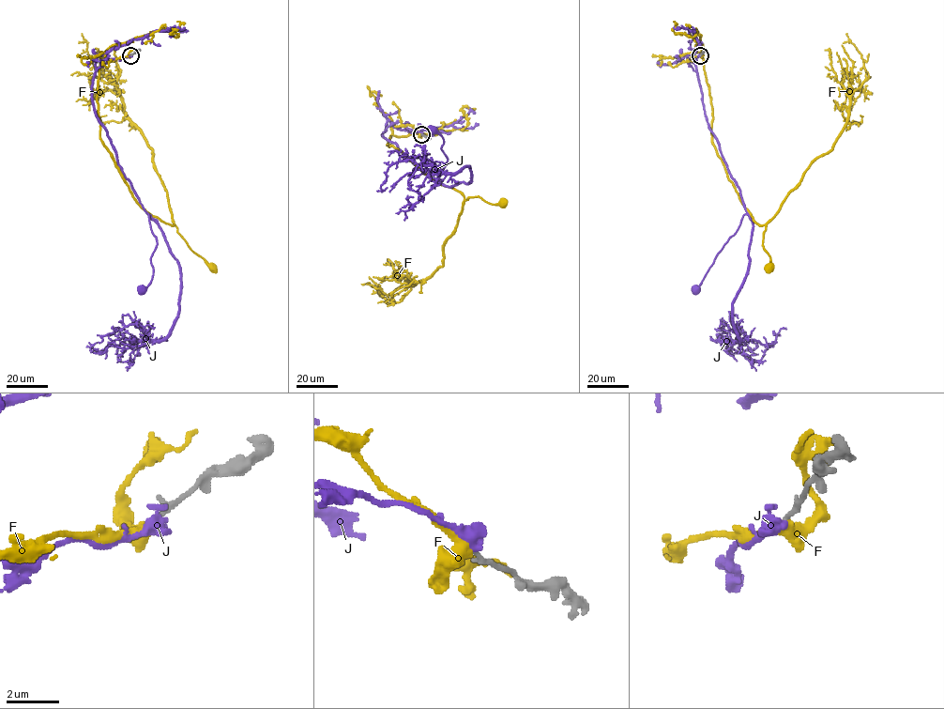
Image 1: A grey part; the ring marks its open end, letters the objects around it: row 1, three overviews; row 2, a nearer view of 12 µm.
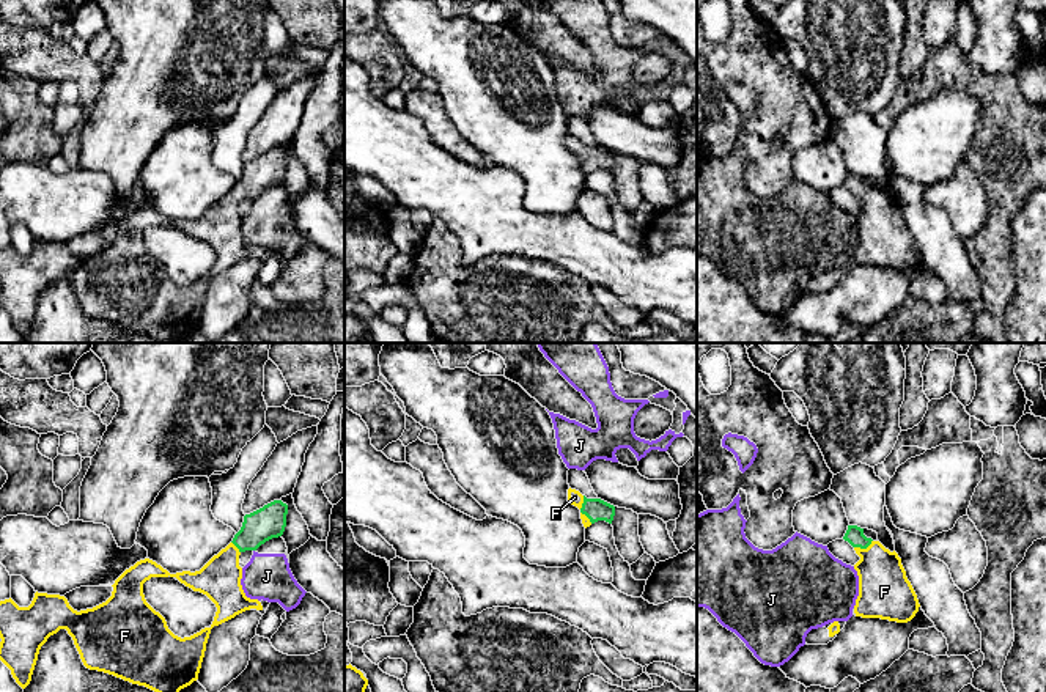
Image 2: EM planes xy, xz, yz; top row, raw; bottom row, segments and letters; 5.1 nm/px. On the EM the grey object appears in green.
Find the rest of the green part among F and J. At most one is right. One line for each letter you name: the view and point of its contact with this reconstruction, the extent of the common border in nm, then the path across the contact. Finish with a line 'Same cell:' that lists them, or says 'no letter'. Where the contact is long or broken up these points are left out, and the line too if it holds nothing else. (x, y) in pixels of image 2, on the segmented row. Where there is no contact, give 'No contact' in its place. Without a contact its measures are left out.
F: Touches green at yz (864, 548). Shared border 100 nm. Path across: yz (854, 535), (864, 548), (878, 565), (884, 592)
Same cell: F

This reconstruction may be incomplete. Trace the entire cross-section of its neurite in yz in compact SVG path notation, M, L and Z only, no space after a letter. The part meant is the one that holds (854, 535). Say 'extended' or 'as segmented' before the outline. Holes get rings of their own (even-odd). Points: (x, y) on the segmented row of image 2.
extended; M848 525L843 539L860 557L854 565L859 576L856 617L911 621L920 604L898 554L890 552L879 541L867 538L864 528L857 525Z

